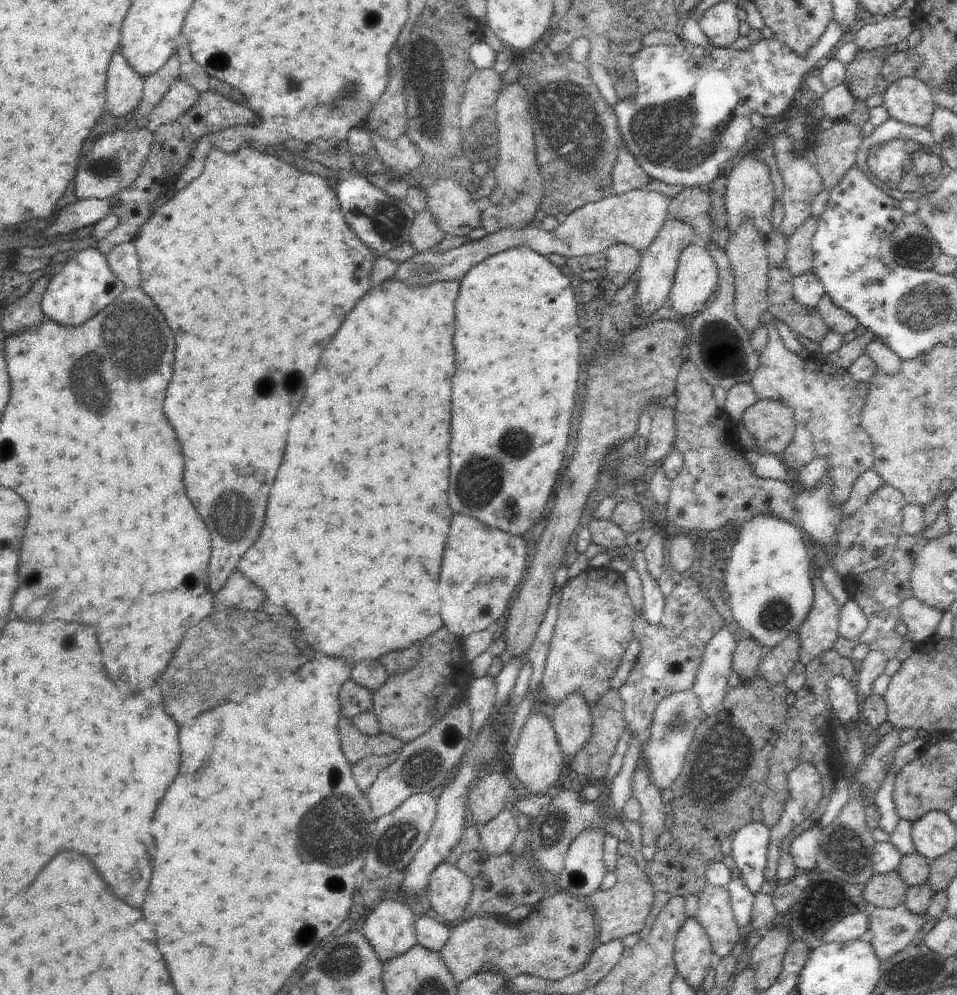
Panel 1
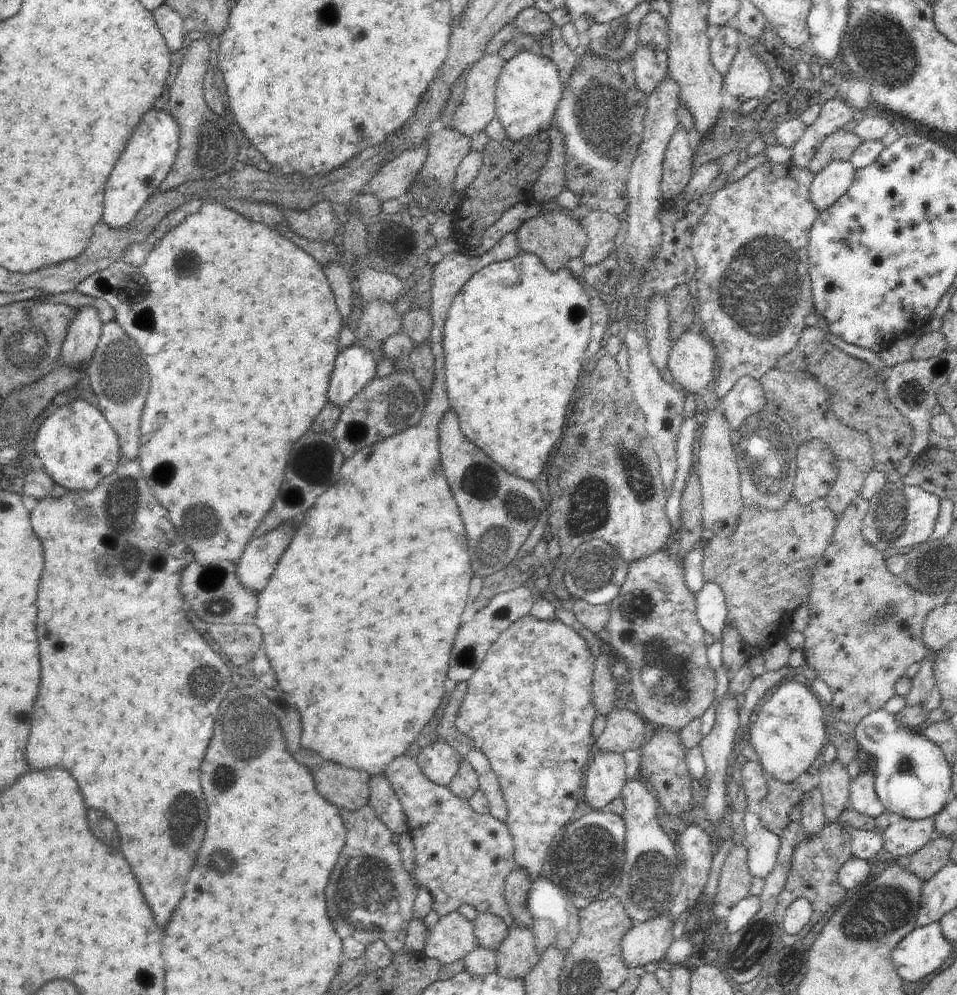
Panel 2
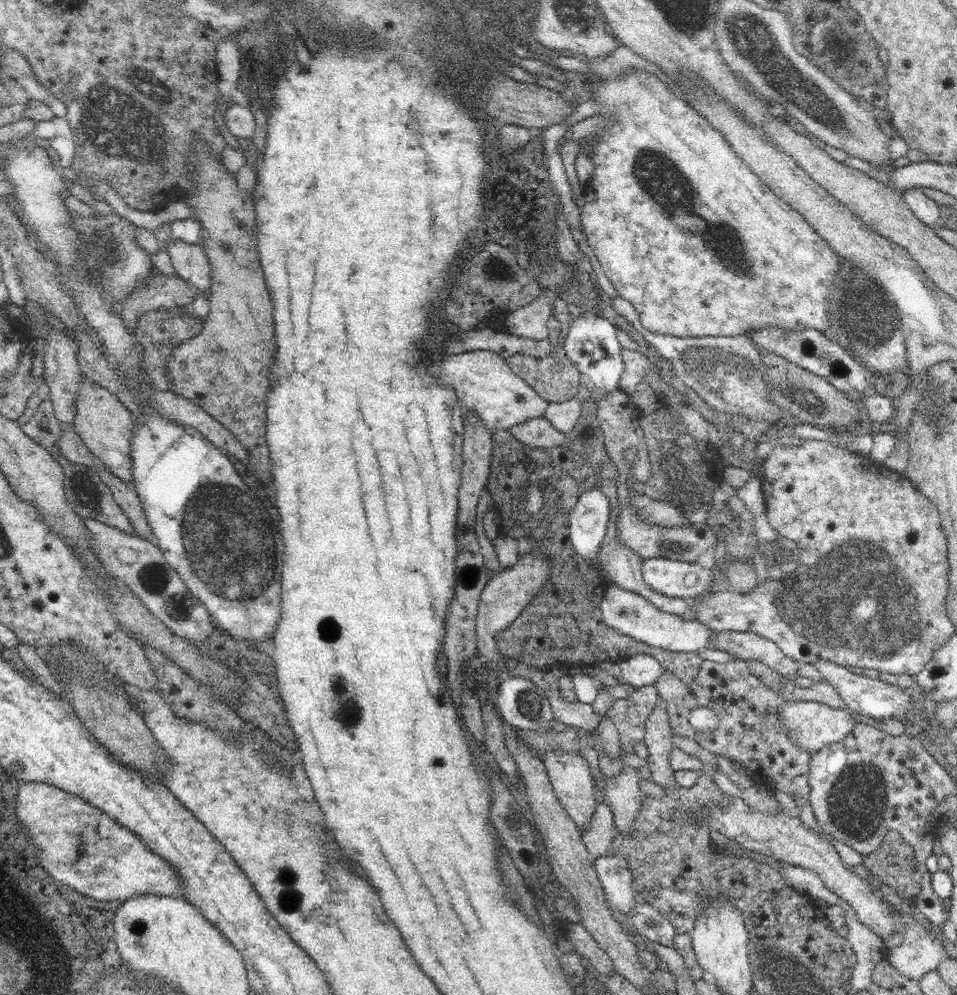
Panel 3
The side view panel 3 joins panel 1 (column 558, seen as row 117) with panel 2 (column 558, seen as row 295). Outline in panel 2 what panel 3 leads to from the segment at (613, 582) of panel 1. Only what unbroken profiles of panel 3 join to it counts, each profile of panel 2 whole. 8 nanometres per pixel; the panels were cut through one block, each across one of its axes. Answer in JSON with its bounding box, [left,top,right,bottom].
[455,614,597,882]

